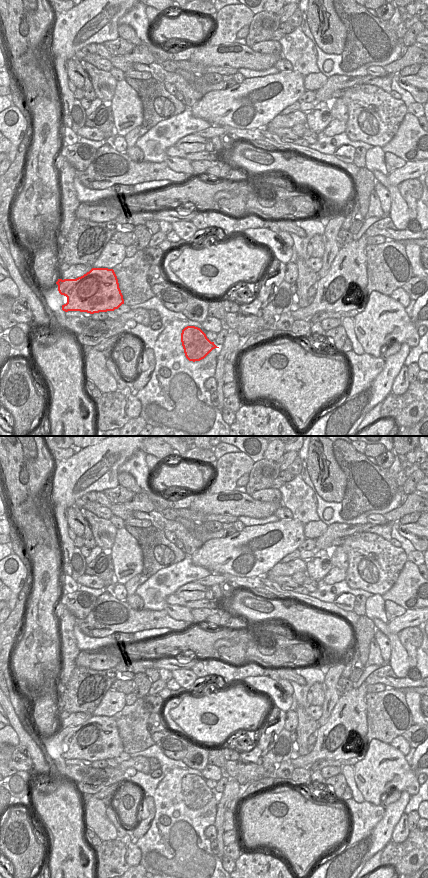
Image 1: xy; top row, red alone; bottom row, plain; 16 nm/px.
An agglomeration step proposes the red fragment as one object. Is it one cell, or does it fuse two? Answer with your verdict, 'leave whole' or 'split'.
split

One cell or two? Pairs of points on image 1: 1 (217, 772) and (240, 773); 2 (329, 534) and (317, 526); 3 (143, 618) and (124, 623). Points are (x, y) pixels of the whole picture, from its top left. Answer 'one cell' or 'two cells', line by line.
1: two cells
2: two cells
3: one cell

